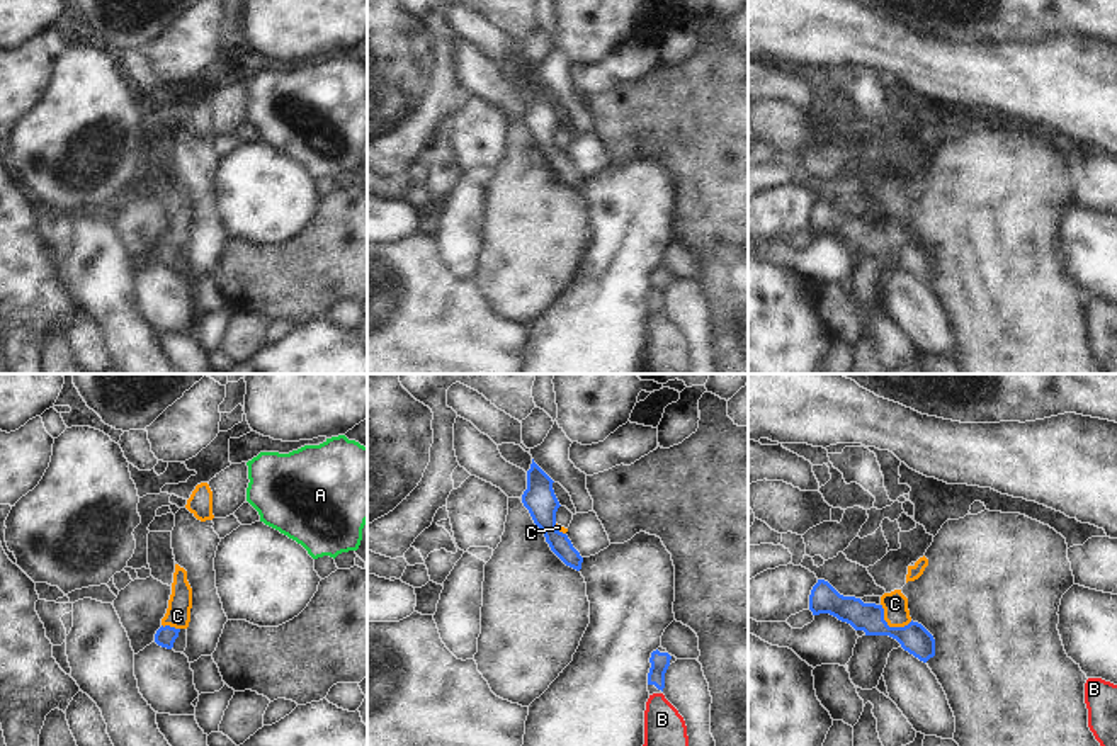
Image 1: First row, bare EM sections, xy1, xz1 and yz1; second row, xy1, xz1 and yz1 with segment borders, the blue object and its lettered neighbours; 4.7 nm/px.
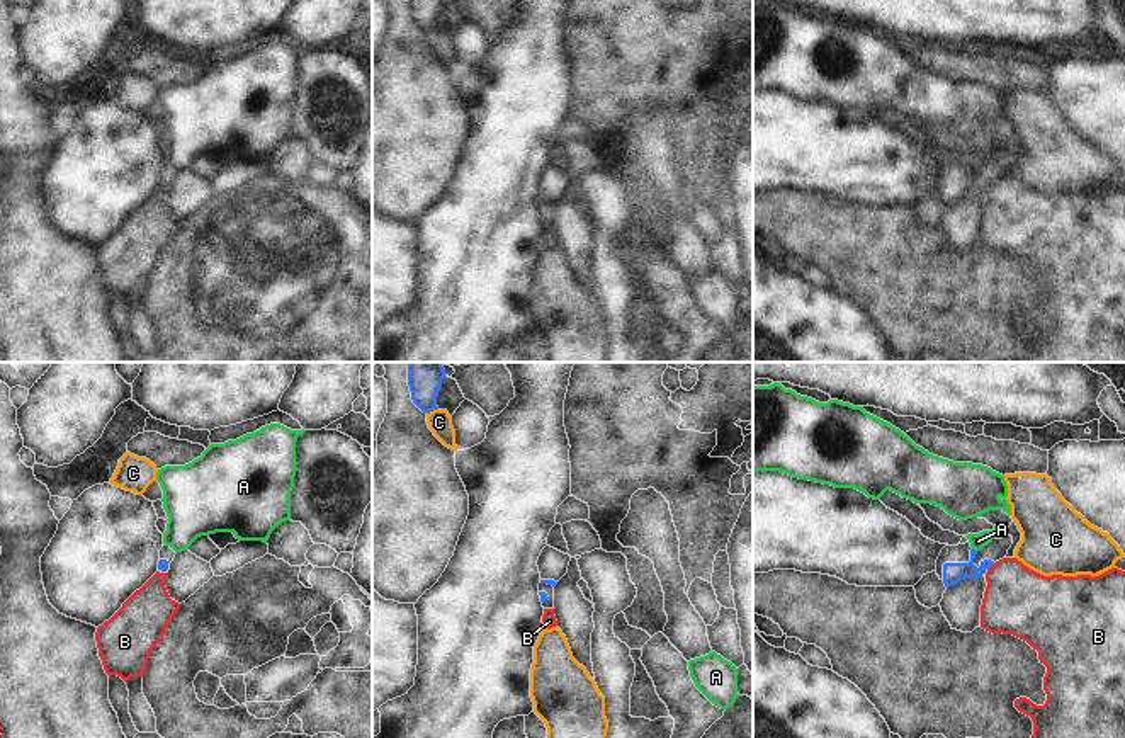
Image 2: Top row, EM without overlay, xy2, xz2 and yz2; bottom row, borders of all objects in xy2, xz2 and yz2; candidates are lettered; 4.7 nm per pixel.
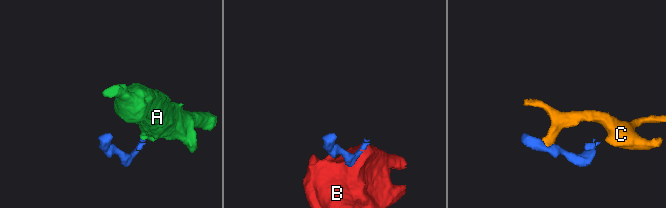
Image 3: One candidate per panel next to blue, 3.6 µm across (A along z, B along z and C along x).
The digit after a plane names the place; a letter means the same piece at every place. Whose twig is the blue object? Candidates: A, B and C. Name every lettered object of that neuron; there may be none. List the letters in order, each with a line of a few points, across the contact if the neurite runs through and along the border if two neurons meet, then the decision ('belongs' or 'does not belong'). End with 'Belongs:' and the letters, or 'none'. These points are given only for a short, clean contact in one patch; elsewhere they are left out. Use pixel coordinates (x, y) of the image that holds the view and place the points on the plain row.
A: line yz2 (952, 191), (961, 191), (974, 169), (978, 160); belongs
B: line yz2 (994, 182), (988, 189); does not belong
C: line yz1 (881, 223), (884, 240), (890, 245), (907, 245), (912, 240); does not belong
Belongs: A

